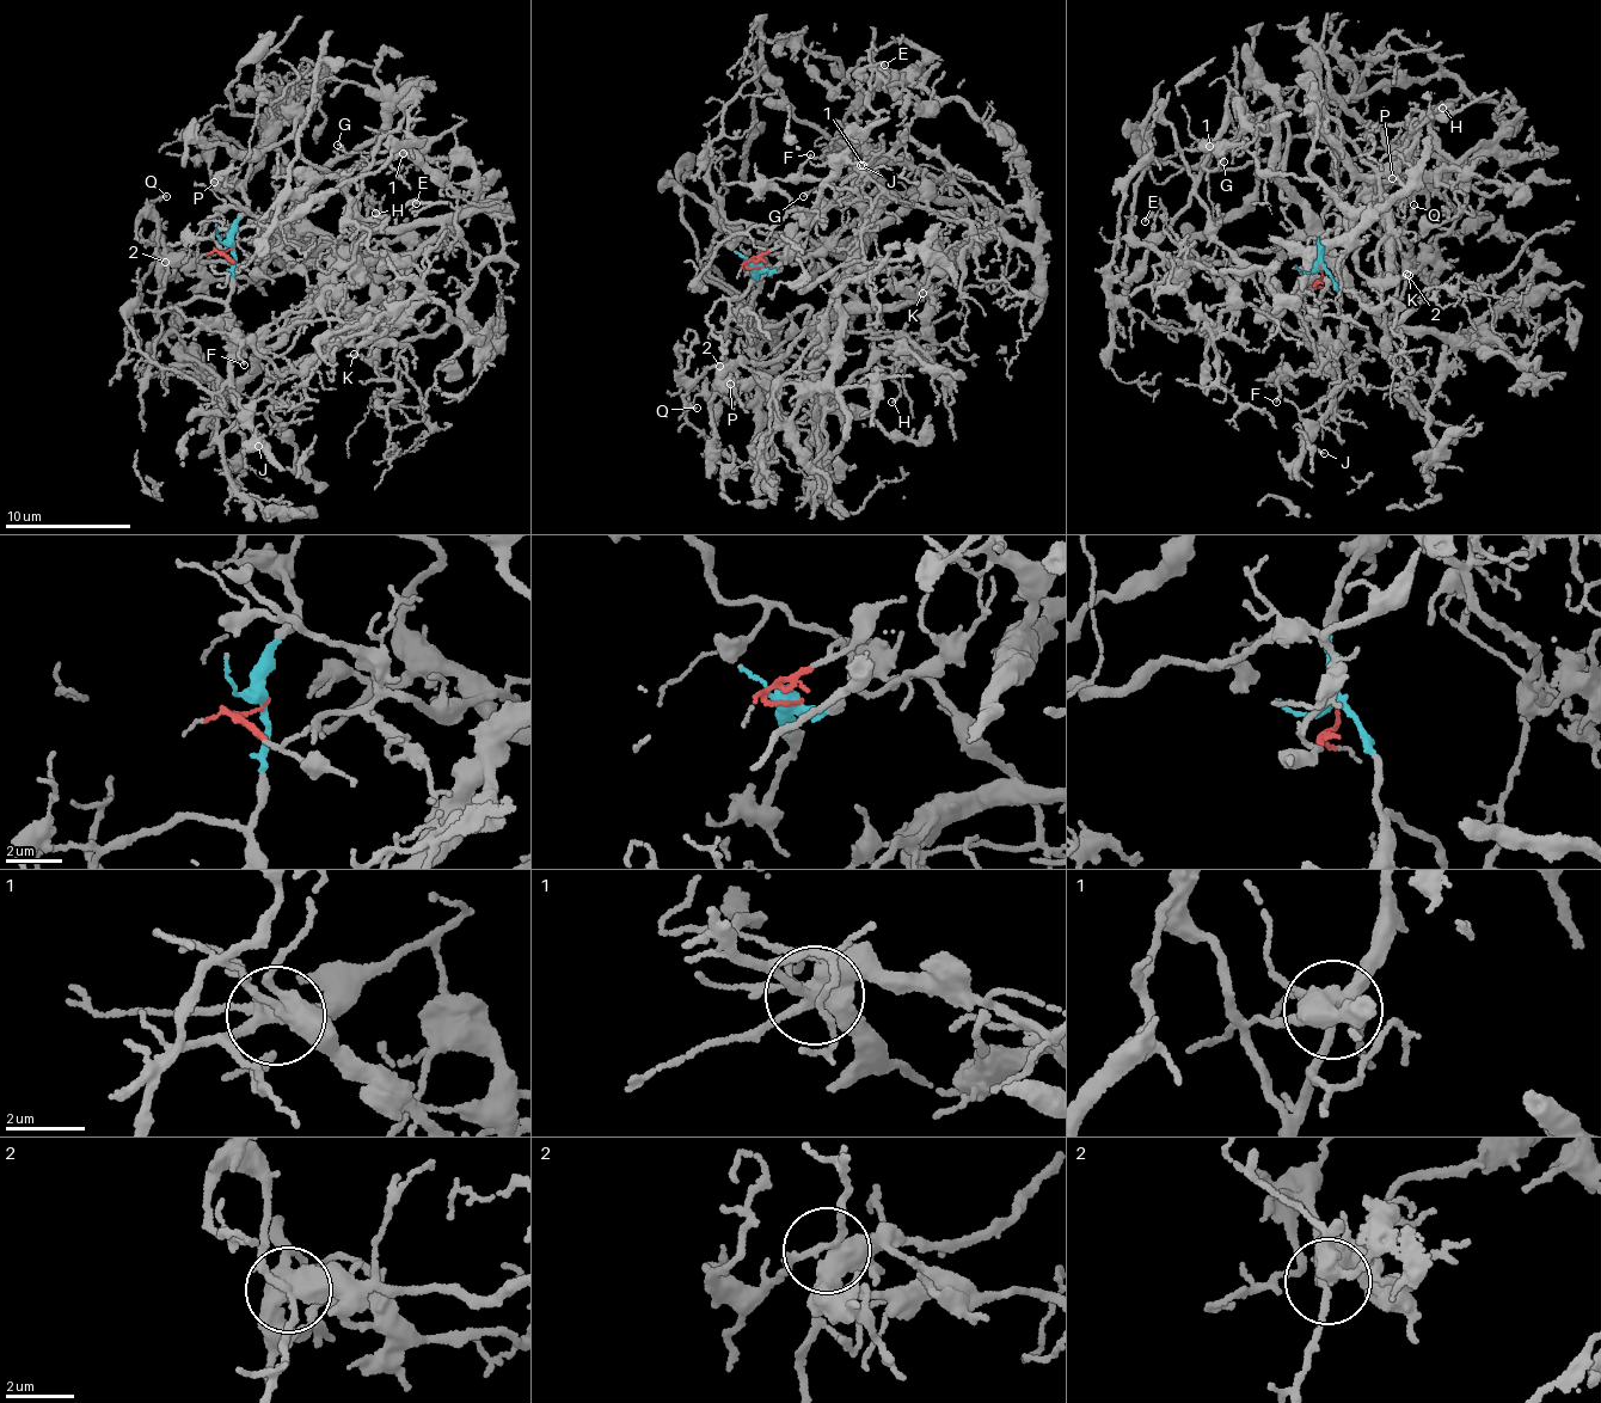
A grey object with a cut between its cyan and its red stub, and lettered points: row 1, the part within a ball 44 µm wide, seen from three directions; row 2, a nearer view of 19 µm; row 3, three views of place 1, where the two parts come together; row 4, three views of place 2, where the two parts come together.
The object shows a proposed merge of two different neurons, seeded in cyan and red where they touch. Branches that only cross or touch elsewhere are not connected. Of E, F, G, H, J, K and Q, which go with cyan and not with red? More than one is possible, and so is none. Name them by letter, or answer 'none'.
J, Q

